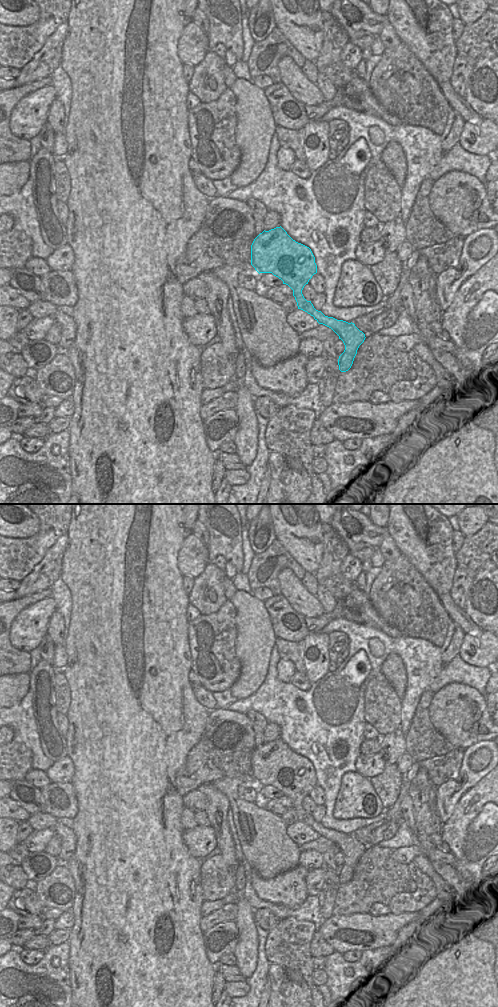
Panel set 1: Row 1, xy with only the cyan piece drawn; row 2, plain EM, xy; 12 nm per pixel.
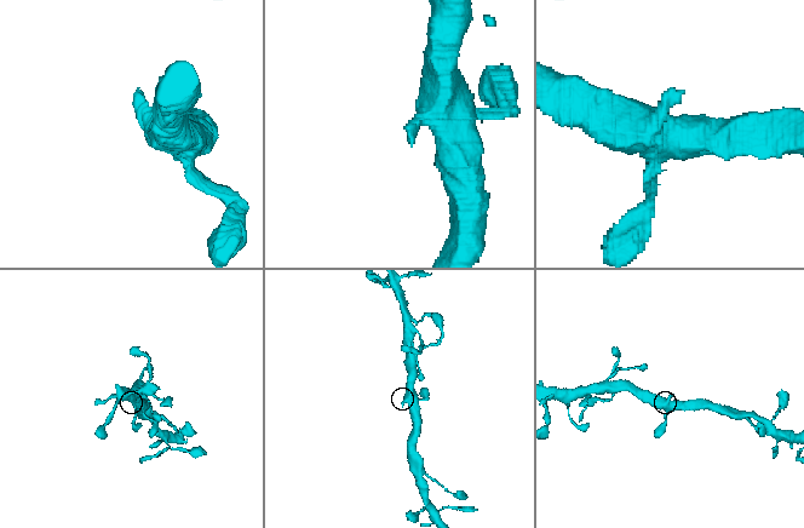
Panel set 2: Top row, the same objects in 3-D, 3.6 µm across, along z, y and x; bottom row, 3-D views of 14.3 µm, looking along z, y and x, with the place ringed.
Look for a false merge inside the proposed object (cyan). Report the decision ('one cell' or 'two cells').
one cell

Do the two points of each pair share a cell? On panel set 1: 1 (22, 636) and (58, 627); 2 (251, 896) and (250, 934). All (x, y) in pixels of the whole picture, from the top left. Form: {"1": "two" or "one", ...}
{"1": "two", "2": "two"}

